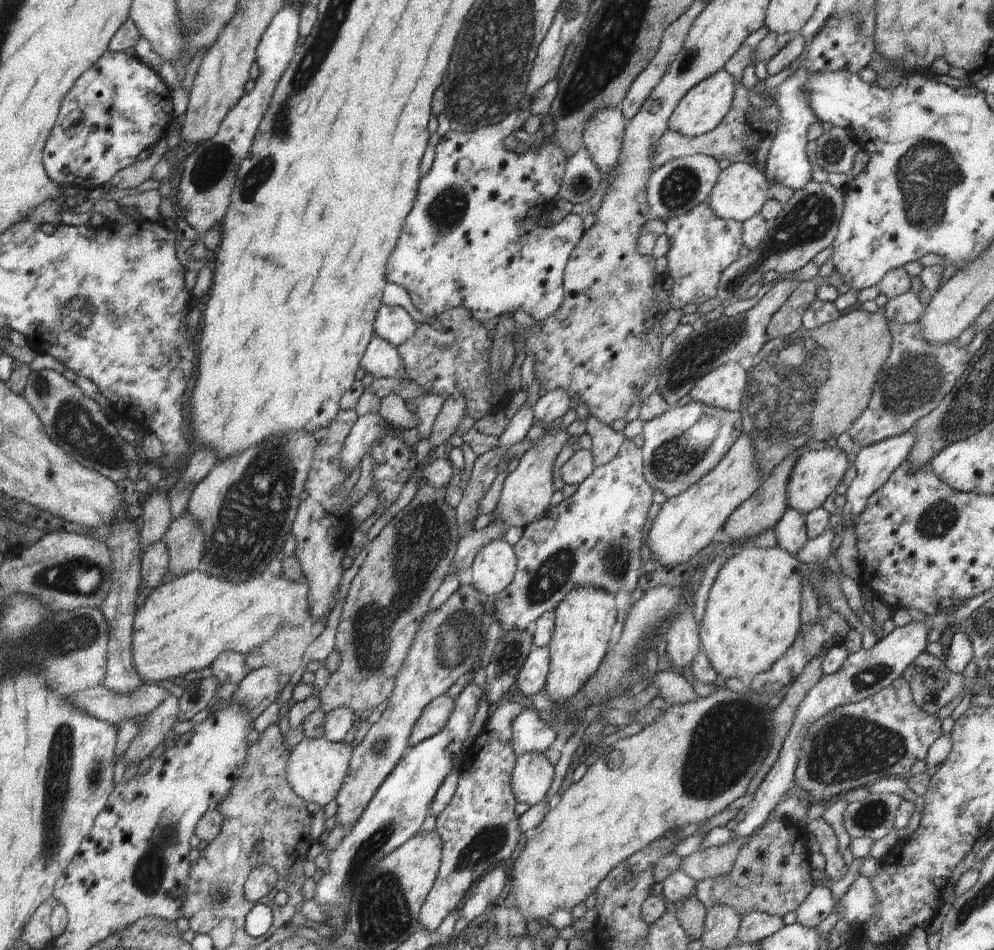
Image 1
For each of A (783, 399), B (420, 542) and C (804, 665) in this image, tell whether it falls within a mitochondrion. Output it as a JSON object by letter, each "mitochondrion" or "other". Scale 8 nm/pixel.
{"A":"mitochondrion","B":"mitochondrion","C":"other"}

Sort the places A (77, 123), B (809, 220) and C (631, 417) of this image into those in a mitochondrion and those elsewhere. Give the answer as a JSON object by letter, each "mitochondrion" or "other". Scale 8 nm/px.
{"A":"other","B":"mitochondrion","C":"other"}

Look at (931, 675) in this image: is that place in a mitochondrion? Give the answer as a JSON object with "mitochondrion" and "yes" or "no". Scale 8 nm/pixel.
{"mitochondrion":"no"}

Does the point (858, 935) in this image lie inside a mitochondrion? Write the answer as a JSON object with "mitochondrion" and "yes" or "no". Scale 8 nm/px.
{"mitochondrion":"no"}

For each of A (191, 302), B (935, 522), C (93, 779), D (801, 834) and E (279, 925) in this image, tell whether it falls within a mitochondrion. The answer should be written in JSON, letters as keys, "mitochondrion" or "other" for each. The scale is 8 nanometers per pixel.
{"A":"other","B":"mitochondrion","C":"mitochondrion","D":"other","E":"other"}

